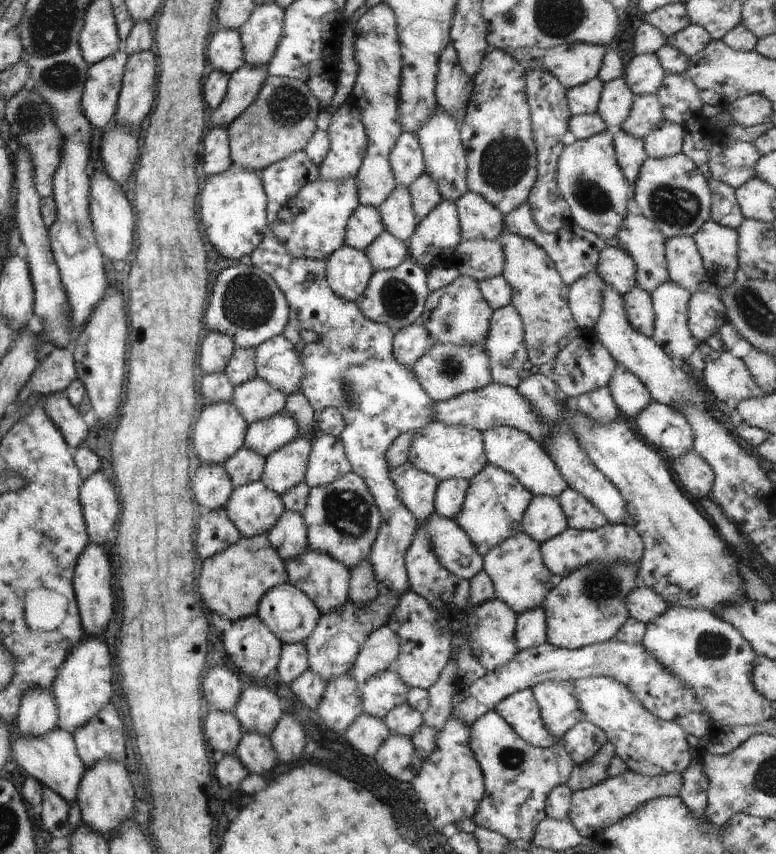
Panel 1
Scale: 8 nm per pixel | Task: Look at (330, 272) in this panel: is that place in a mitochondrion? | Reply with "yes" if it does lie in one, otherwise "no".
no

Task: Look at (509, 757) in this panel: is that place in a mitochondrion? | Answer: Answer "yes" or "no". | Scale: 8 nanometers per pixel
yes

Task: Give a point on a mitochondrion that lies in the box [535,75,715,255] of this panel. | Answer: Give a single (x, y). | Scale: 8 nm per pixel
(676, 205)

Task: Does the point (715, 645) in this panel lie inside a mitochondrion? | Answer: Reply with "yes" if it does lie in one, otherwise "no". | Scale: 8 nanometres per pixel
yes

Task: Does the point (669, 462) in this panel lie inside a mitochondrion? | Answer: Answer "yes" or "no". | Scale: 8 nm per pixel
no

